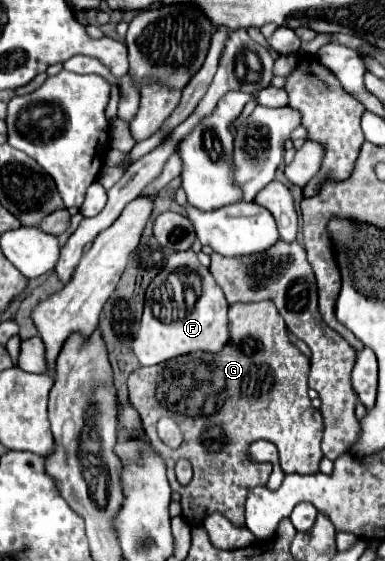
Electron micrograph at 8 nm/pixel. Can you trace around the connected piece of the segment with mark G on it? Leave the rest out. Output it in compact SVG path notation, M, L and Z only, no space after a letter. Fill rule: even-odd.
M259 301L259 303L235 303L229 307L229 341L227 345L223 347L221 353L205 353L205 359L195 359L193 355L185 355L181 359L171 359L171 361L165 361L165 363L159 363L159 365L153 365L153 367L139 367L135 369L131 375L129 375L129 401L133 403L133 407L139 411L141 415L141 421L145 425L145 433L149 435L151 439L151 445L161 453L161 457L165 459L167 463L167 479L169 479L169 485L173 491L177 491L181 495L181 507L183 507L183 519L193 525L197 521L203 521L207 515L215 513L215 511L221 511L231 523L235 525L243 525L245 521L245 497L249 493L251 487L257 487L257 485L265 485L271 471L273 471L273 465L271 463L253 463L247 459L247 447L251 445L251 441L255 439L267 439L271 443L277 445L277 451L279 451L279 465L283 469L283 473L299 473L299 475L313 475L313 473L319 473L319 461L323 459L323 453L321 453L321 437L323 437L323 417L317 409L311 407L311 399L307 397L307 375L309 375L309 361L307 357L289 341L289 335L287 335L287 327L285 327L285 321L281 319L277 307L271 303L271 301ZM161 417L171 417L177 421L177 425L181 427L185 439L183 443L179 445L179 449L167 449L167 445L163 445L163 441L157 437L157 421ZM177 459L189 459L189 463L193 465L193 479L187 487L179 485L177 479L175 479L175 461Z

